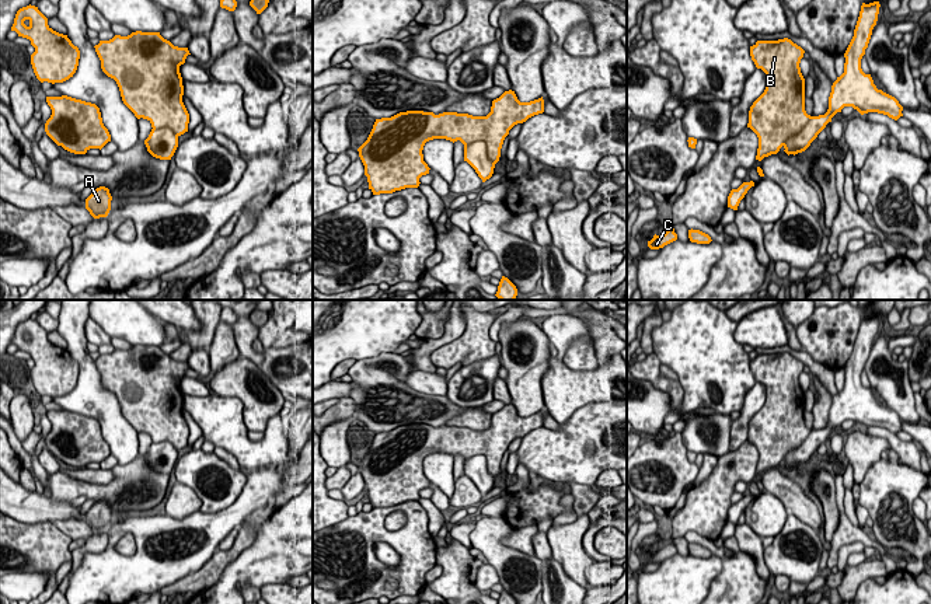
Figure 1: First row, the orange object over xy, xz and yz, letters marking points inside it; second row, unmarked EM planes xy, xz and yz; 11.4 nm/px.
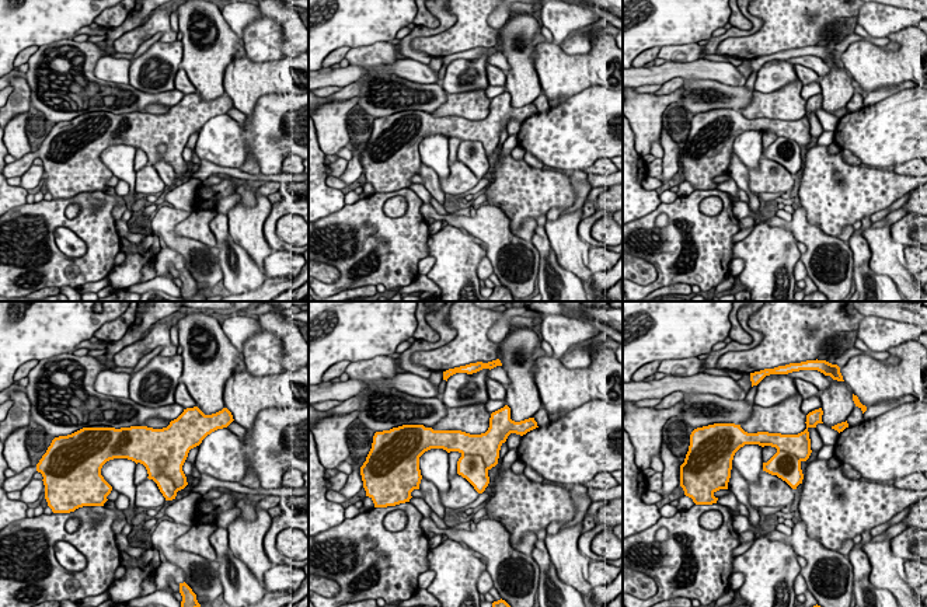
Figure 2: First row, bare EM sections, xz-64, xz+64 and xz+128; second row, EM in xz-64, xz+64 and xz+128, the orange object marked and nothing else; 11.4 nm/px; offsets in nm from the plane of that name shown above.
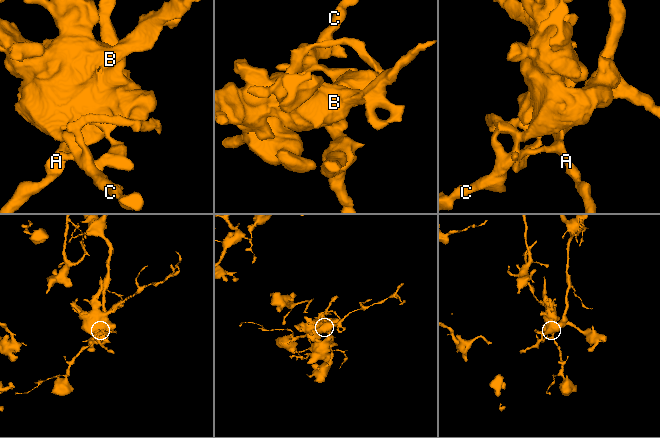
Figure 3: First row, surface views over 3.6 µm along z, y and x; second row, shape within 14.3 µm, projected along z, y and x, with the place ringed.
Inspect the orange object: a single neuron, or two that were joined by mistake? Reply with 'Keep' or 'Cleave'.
Keep

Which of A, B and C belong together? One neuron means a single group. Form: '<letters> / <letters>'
A B C

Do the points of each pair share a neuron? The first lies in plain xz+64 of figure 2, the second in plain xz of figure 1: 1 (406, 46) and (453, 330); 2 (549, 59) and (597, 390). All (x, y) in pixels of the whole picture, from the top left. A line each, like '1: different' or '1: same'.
1: same
2: same

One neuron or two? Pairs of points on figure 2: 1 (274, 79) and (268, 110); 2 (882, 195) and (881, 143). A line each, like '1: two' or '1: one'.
1: two
2: two

